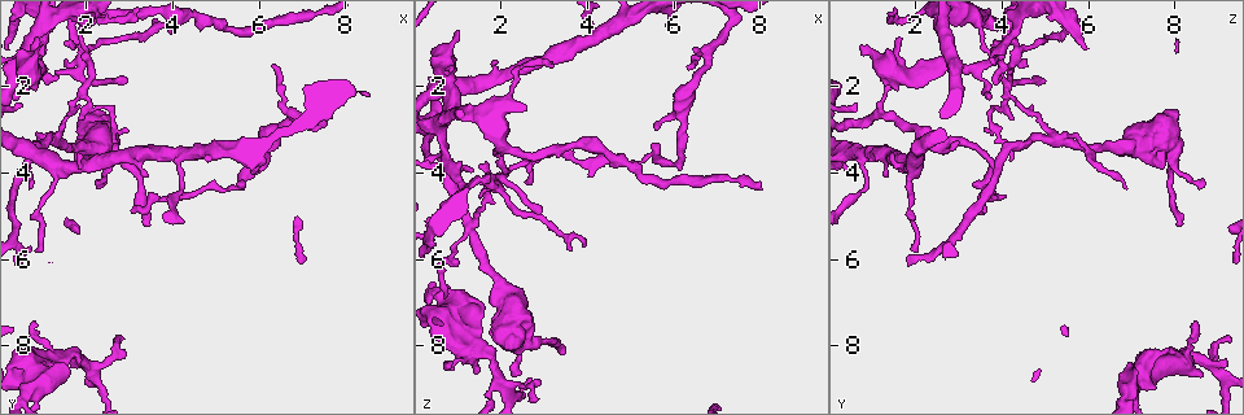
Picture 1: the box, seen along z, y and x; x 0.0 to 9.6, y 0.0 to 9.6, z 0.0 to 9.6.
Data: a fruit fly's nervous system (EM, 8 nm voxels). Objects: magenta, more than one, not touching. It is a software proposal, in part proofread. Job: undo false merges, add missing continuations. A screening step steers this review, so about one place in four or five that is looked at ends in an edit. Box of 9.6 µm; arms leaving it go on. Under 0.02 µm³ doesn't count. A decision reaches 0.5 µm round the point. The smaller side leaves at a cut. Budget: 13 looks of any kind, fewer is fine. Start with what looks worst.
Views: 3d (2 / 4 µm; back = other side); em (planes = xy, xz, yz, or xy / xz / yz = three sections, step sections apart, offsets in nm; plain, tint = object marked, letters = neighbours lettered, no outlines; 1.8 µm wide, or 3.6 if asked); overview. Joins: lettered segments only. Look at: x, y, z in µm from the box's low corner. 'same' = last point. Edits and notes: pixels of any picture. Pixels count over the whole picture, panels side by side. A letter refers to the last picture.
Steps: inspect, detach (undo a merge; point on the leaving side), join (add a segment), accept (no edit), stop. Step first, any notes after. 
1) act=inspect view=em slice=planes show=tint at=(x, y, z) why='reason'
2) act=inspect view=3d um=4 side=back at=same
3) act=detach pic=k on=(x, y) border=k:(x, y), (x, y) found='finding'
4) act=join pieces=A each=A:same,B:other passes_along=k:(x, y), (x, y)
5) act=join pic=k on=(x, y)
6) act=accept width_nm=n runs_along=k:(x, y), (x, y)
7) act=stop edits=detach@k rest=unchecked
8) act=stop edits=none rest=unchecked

act=inspect view=em slice=planes show=letters at=(1.20, 3.20, 5.30) why='thick turns thin'

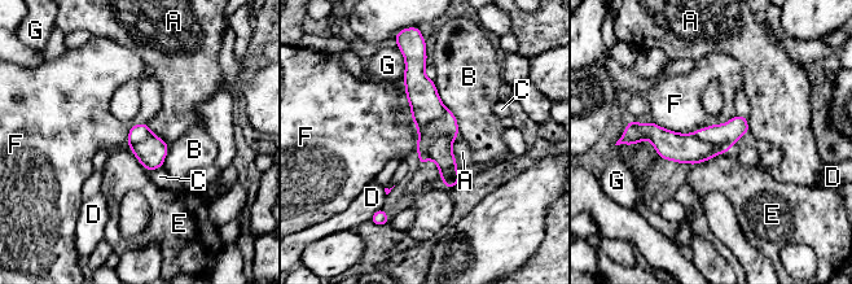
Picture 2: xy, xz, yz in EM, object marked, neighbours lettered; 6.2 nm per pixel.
act=detach pic=2 on=(440, 151) each=A:other,B:other,C:other,D:other,E:other,F:other,G:other border=2:(453, 139), (437, 136), (429, 157) found='two neurons meet here'

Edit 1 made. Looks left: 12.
act=inspect view=overview

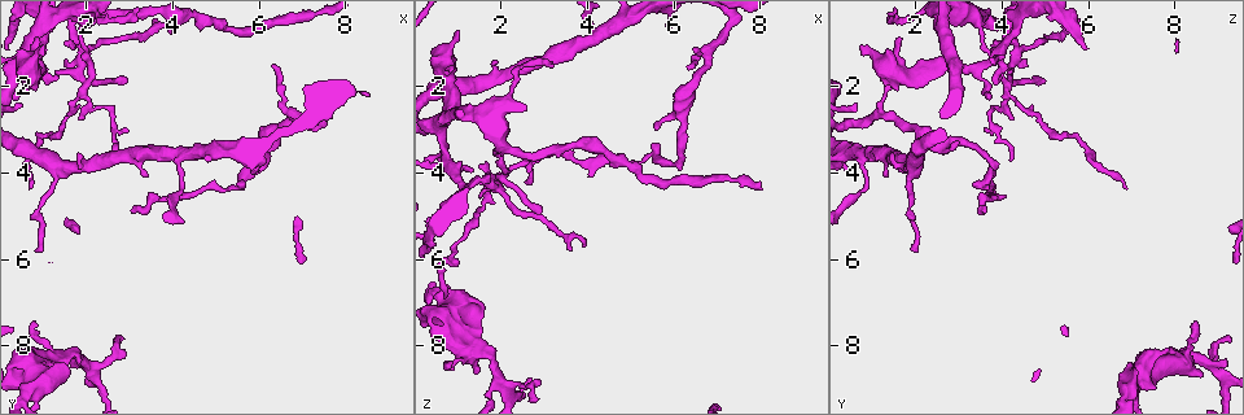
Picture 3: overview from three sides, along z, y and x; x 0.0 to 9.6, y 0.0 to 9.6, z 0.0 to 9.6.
act=inspect view=3d um=4 at=(0.65, 1.35, 2.80) why='looks like a crossing'

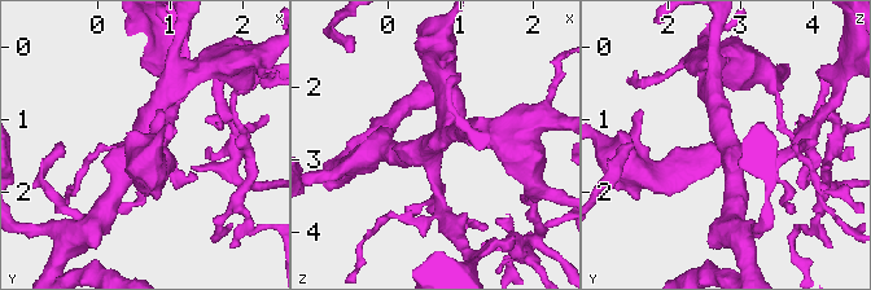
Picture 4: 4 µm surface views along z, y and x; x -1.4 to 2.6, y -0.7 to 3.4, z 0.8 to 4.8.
act=inspect view=em slice=yz step=4 show=letters at=(0.65, 1.30, 2.80) arms=4

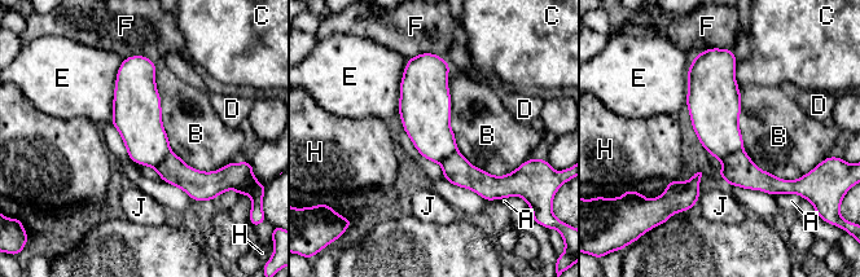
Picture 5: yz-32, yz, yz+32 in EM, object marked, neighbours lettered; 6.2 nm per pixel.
act=accept each=A:other,B:other,C:other,D:other,E:other,F:other,H:other,J:other border=5:(156, 65), (170, 150), (229, 163) found='one neuron here'

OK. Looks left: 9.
act=inspect view=3d um=4 side=back at=(1.95, 1.95, 4.15) why='sharp bend'

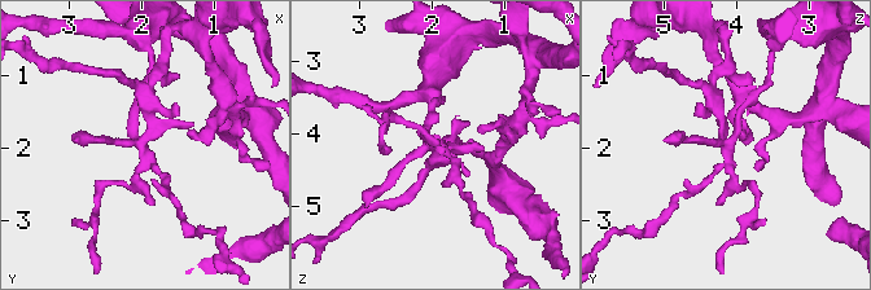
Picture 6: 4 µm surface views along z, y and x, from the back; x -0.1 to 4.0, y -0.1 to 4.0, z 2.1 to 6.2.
act=inspect view=em slice=planes show=letters at=(1.95, 1.95, 4.15)

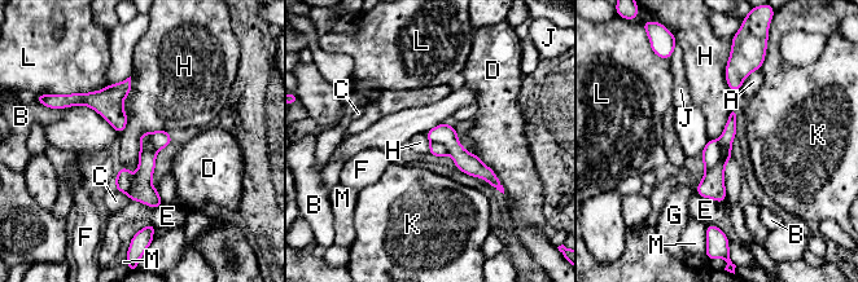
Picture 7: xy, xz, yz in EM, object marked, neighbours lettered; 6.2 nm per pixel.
act=accept width_nm=140 longest_contact=H:400nm each=A:other,B:other,C:other,D:other,E:other,F:other,G:other,H:other,J:other,K:other,L:other,M:other found='all the same neuron'

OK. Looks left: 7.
act=inspect view=3d um=4 at=(0.85, 8.50, 7.45) why='two arms at a narrow angle'

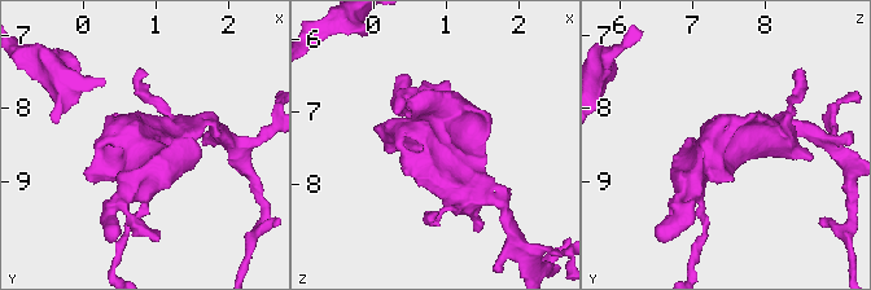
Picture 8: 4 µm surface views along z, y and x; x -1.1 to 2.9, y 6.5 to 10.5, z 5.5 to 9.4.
act=inspect view=em slice=planes show=letters at=(0.90, 8.55, 7.45)

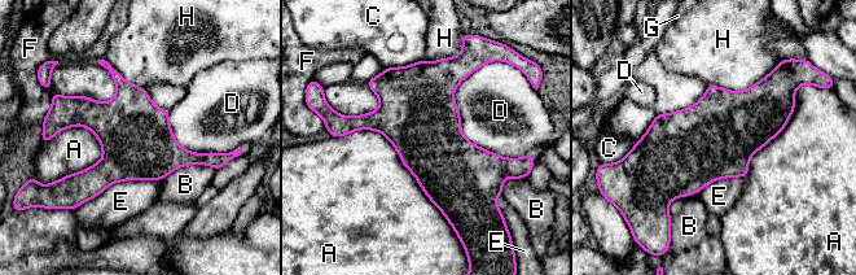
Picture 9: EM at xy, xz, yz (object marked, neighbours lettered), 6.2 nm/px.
act=accept width_nm=460 each=A:other,B:other,C:other,D:other,E:other,F:other,G:other,H:other border=9:(482, 65), (513, 158) found='one neuron here'

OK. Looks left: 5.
act=inspect view=3d um=2 at=(1.35, 3.85, 1.90) why='calibre changes'

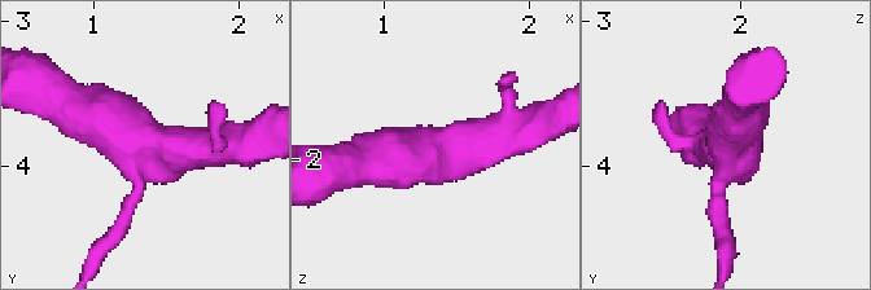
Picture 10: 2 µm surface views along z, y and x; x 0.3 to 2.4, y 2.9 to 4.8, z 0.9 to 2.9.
act=inspect view=em slice=yz step=8 show=letters at=(1.36, 3.86, 1.94) why='need the tissue'

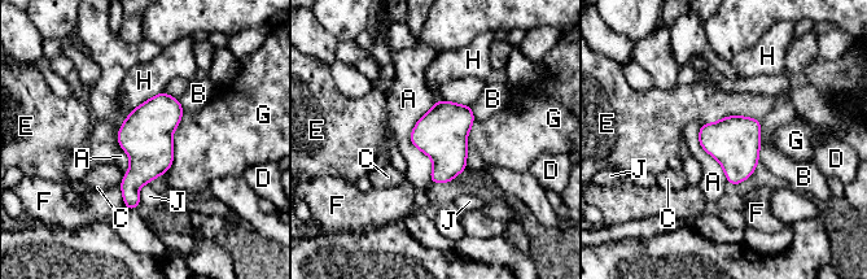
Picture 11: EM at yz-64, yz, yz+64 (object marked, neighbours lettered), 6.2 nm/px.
act=accept width_nm=320 each=A:other,B:other,C:other,D:other,E:other,F:other,G:other,H:other,J:other found='all the same neuron'

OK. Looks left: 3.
act=stop edits=detach@2 rest=unchecked

